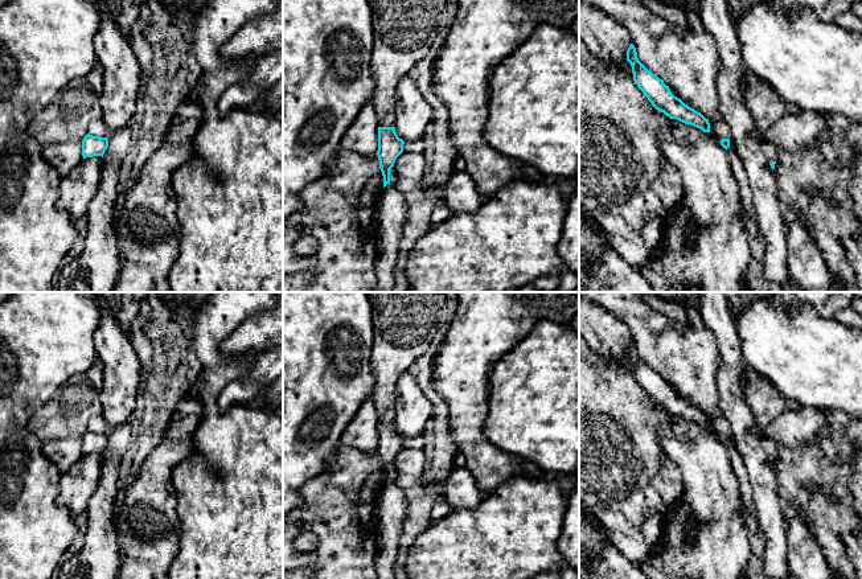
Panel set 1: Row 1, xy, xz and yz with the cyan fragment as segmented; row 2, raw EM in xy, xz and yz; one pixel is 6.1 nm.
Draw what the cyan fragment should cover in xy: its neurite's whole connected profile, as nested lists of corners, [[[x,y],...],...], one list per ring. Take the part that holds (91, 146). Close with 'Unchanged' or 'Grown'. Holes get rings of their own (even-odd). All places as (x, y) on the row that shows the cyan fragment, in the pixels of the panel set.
[[[87,134],[82,140],[82,156],[83,159],[93,156],[103,157],[107,147],[108,147],[107,137],[99,137]]]. Unchanged

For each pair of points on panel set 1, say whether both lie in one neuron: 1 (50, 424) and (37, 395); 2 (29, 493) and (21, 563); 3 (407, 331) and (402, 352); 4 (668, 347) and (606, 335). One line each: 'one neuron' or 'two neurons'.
1: two neurons
2: one neuron
3: one neuron
4: two neurons

